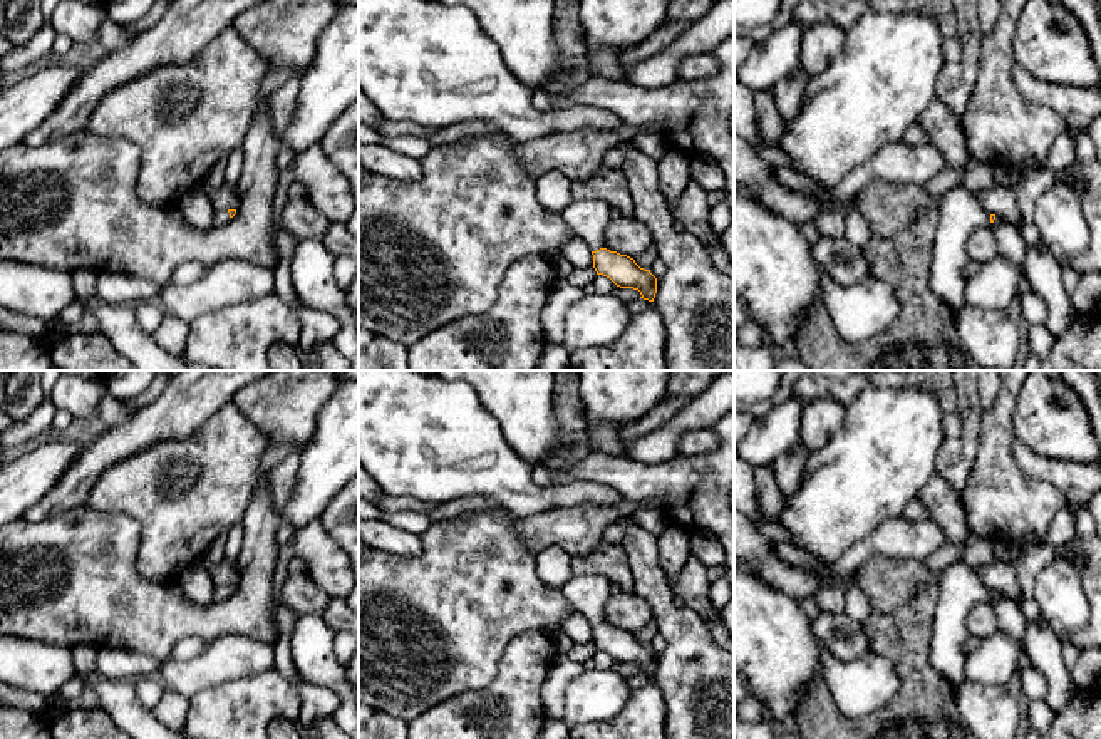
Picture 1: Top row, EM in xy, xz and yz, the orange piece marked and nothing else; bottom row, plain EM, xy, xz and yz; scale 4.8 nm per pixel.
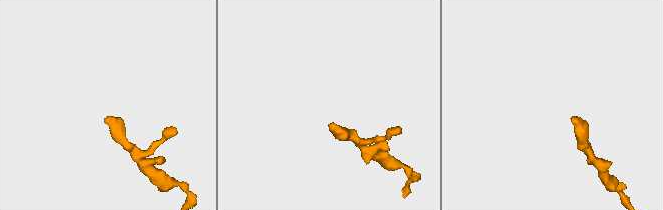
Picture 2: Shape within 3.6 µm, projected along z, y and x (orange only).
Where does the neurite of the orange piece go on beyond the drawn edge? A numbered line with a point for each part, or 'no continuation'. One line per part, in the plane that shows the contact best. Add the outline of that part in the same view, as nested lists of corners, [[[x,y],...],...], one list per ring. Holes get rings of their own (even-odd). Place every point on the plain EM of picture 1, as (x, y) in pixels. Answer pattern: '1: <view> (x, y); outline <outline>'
1: xz (587, 594); outline [[[573,575],[560,592],[592,627],[605,623],[605,605],[612,597],[612,583],[605,576]]]

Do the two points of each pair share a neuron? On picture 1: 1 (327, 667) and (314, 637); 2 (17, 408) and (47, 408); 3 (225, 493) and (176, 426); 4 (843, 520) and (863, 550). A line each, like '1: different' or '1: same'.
1: same
2: different
3: different
4: different

